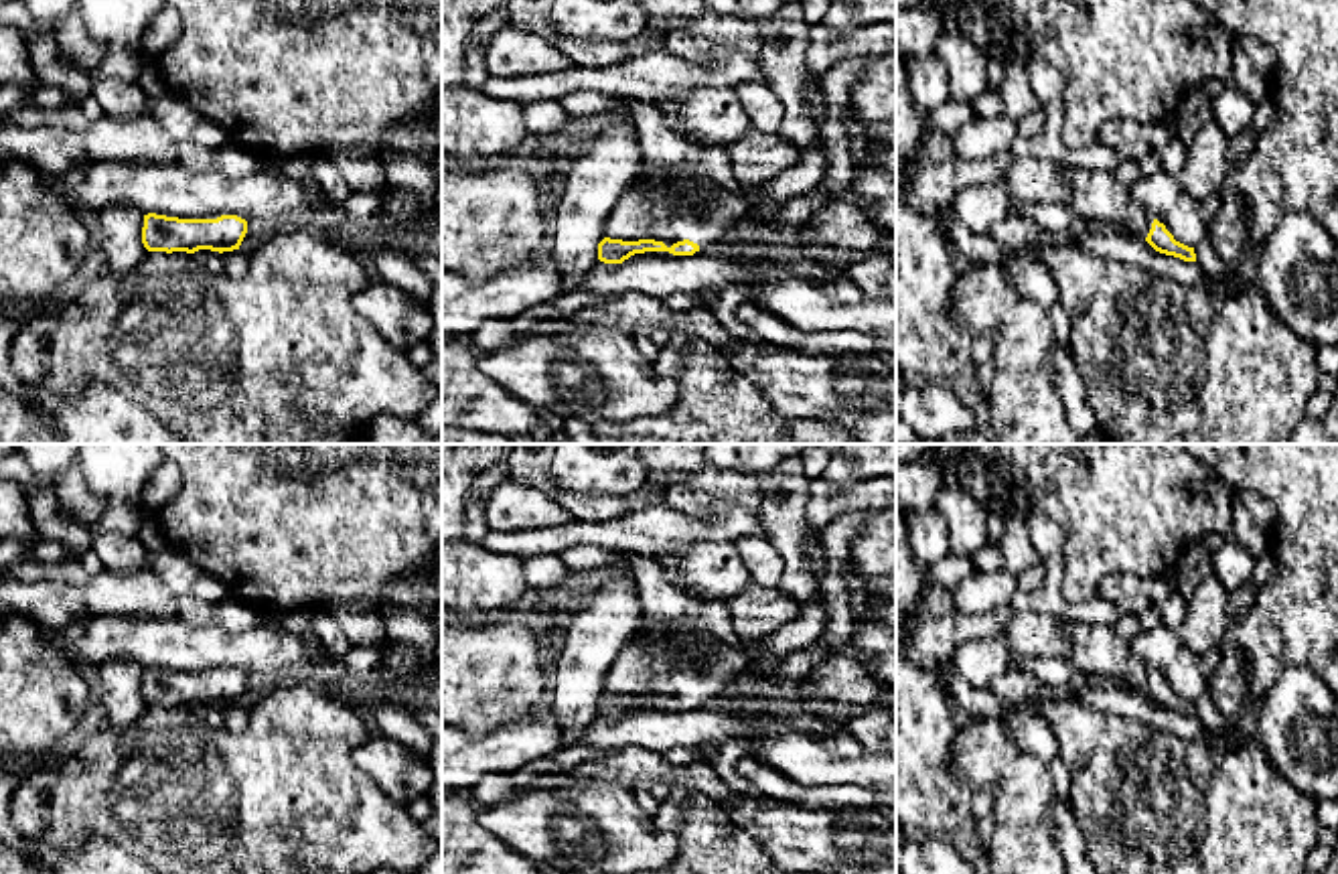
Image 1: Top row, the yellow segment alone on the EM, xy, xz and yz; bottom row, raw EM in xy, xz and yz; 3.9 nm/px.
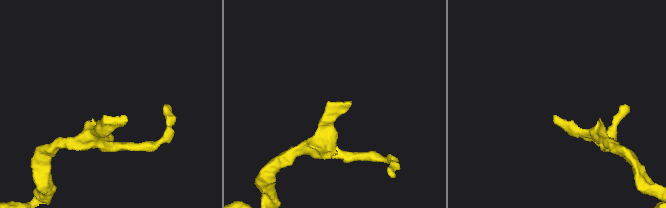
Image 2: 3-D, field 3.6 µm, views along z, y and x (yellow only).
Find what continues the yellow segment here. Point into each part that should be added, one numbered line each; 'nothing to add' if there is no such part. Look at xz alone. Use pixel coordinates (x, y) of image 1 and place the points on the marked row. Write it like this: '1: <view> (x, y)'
1: xz (665, 209)

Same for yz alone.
1: yz (1095, 195)

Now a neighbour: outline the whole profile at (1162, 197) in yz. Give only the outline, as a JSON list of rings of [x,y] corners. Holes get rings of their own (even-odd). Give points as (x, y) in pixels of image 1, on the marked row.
[[[1164,170],[1151,176],[1141,174],[1129,193],[1151,219],[1166,225],[1176,241],[1194,247],[1206,235],[1204,205],[1182,189],[1178,176]]]

